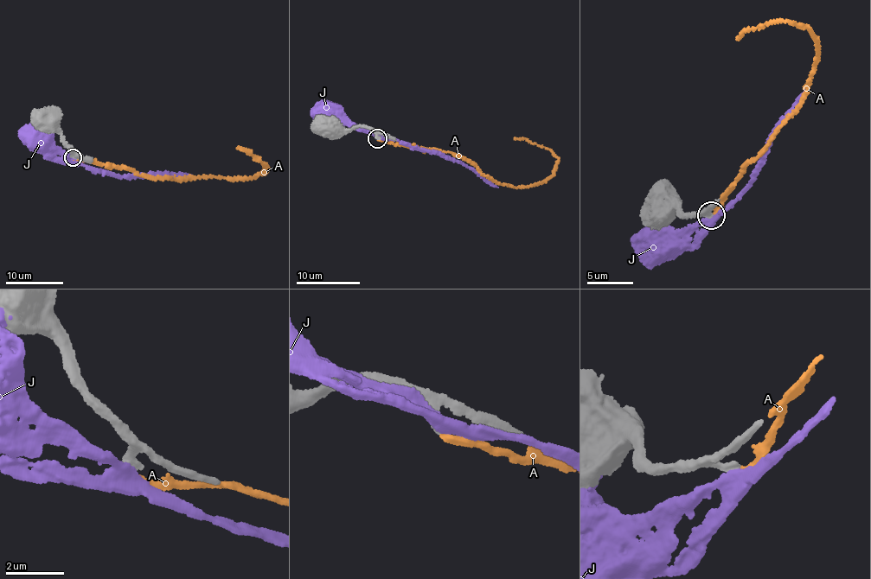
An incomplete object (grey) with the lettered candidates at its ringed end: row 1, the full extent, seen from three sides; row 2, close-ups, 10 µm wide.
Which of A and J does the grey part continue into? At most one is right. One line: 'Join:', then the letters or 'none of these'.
Join: A

